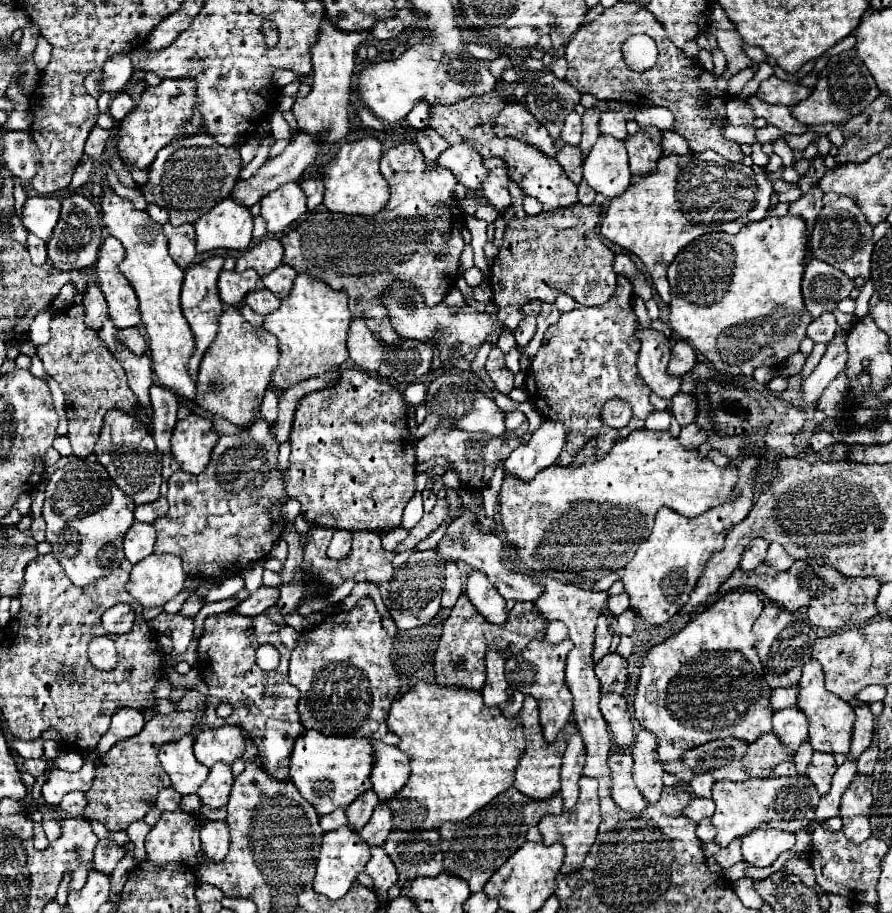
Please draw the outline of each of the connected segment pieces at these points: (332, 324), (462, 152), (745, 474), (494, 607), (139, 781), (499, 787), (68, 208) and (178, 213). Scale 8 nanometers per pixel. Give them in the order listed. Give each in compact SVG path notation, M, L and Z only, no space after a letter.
M297 275L291 295L285 297L281 307L269 313L263 323L263 327L279 339L281 357L273 373L273 385L283 391L309 377L339 369L349 359L345 341L351 319L347 295L343 291L335 291L311 275Z
M467 143L449 145L437 159L441 167L447 167L465 189L477 191L487 177L487 169L483 165L483 157L475 151L475 147Z
M747 457L739 465L737 491L741 495L731 503L713 507L711 511L705 511L703 515L693 519L687 519L665 507L659 509L653 533L637 549L635 557L625 565L625 569L619 571L625 591L629 595L629 605L639 613L641 619L645 619L651 625L661 625L669 621L675 613L679 613L679 607L683 607L689 601L689 595L695 589L695 583L711 555L723 549L727 533L739 521L743 521L753 507L753 477L757 461L757 457Z
M471 571L467 579L467 597L487 621L495 625L503 625L507 621L507 601L481 571Z
M173 711L169 715L153 715L143 731L131 739L123 739L123 743L115 743L107 755L99 755L95 761L95 779L87 795L87 811L83 817L89 821L103 823L109 831L127 829L133 821L143 819L149 809L155 805L155 797L163 787L169 787L167 773L163 771L157 753L161 745L173 743L183 735L191 733L197 723L195 713L191 711Z
M419 681L405 695L395 699L387 719L389 729L399 735L399 749L411 759L411 777L387 807L393 811L393 827L403 831L437 829L445 821L463 821L491 799L507 791L515 781L515 767L525 751L525 739L517 717L507 719L501 709L487 707L479 691L467 687L443 687Z
M83 195L65 197L61 203L59 223L55 225L55 231L47 241L47 255L53 267L59 271L73 271L83 267L91 269L95 265L101 241L103 241L103 219L99 207Z
M209 133L179 137L163 147L149 167L149 181L141 187L145 199L169 211L169 223L179 227L183 223L195 223L199 215L211 211L219 199L227 199L233 185L239 179L241 157L237 147L223 147L211 139Z

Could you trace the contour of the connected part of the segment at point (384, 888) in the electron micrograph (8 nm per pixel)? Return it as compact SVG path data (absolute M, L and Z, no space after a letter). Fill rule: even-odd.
M371 847L371 859L365 865L365 873L371 875L377 893L387 893L397 881L397 869L391 859L387 859L383 847Z

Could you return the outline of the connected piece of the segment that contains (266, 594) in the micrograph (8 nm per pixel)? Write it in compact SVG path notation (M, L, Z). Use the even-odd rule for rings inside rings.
M259 587L255 593L251 593L249 599L241 601L233 611L239 611L245 617L255 617L263 613L267 607L277 605L279 601L279 589L275 587Z

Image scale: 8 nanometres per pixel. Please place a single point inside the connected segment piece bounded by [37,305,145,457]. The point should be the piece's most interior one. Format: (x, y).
(93, 380)

